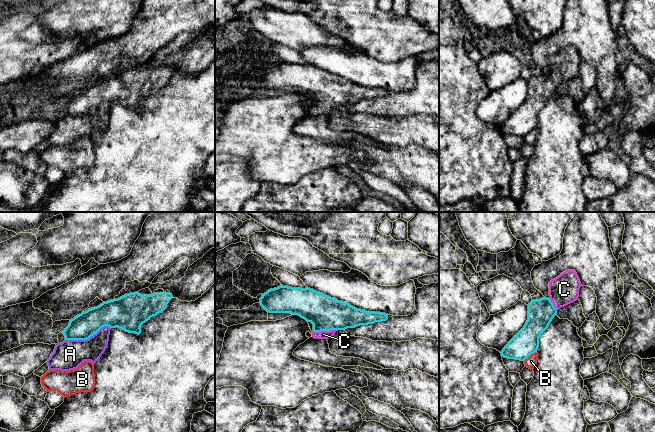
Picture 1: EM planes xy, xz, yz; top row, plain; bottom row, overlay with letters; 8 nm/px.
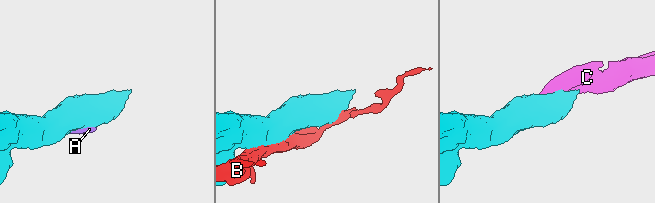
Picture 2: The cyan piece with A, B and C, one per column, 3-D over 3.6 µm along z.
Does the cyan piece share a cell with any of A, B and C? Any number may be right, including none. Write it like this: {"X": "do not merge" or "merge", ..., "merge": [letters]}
{"A": "do not merge", "B": "do not merge", "C": "merge", "merge": ["C"]}

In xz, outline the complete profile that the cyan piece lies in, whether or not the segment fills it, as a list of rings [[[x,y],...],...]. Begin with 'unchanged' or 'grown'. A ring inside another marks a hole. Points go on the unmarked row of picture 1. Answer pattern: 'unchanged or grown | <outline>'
grown | [[[279,62],[262,70],[260,81],[269,89],[291,89],[313,100],[312,113],[329,115],[337,106],[388,95],[388,90],[367,88],[310,64]]]

